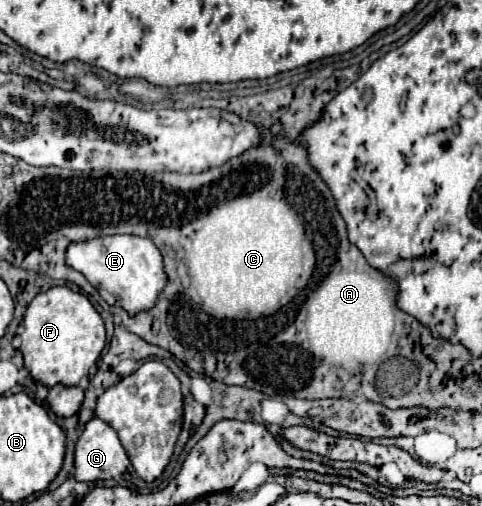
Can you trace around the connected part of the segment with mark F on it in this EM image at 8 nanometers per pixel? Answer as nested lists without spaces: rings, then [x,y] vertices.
[[[55,286],[37,294],[27,306],[23,318],[21,352],[25,358],[25,368],[43,386],[77,386],[81,378],[89,374],[103,348],[105,326],[87,296],[73,292],[67,286]]]

